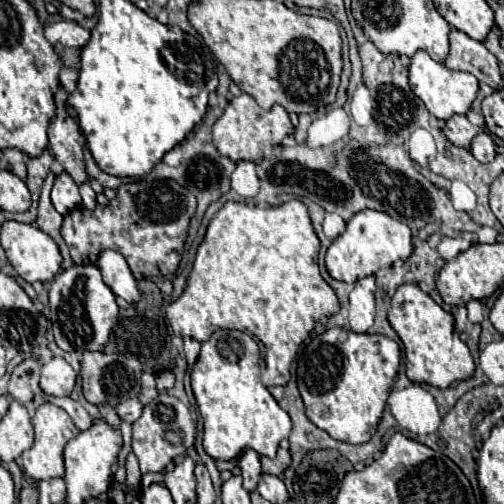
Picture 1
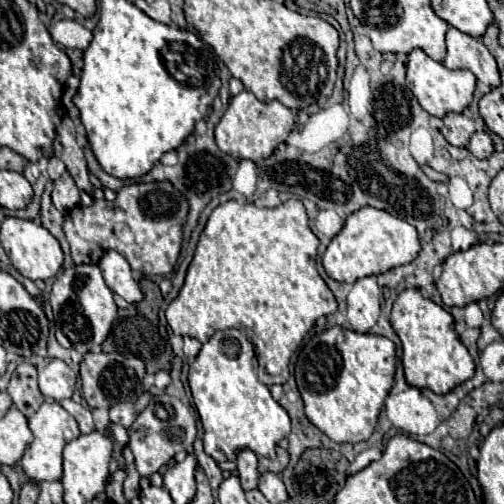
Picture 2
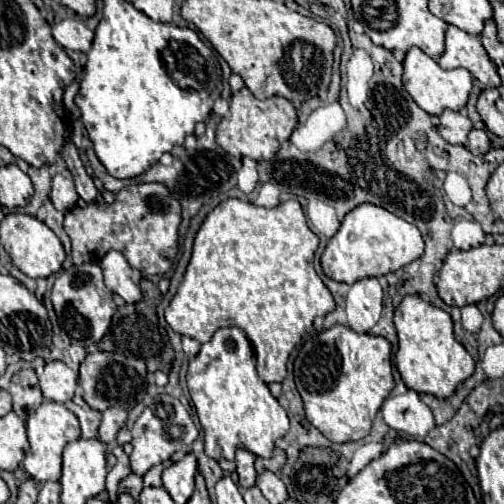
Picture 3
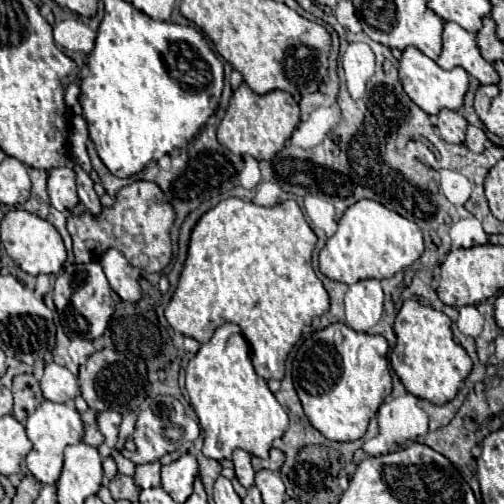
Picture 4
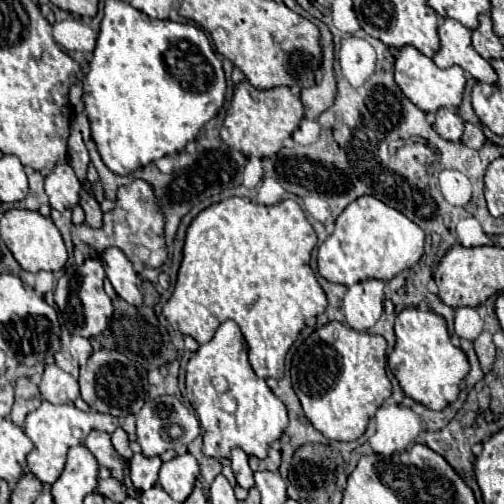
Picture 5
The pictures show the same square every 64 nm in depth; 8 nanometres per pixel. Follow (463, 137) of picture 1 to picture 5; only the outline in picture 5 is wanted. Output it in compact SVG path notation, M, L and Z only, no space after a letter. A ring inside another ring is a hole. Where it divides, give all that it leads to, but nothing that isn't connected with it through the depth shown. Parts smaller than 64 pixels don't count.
M440 108L440 110L436 112L434 130L436 130L444 140L458 142L458 140L462 138L462 132L464 132L464 120L456 114L456 110Z

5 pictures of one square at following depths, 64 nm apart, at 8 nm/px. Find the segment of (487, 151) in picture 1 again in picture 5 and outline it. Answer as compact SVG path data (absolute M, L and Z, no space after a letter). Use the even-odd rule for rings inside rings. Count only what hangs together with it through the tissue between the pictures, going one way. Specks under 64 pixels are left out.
M466 122L466 128L464 128L464 136L462 136L462 142L472 148L472 150L480 150L486 142L486 136L482 134L482 130L470 122Z

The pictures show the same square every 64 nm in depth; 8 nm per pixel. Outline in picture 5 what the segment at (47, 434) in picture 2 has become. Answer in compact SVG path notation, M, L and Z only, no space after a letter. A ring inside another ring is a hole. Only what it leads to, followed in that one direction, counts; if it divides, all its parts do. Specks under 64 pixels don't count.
M42 400L40 408L30 412L26 416L26 424L24 424L24 432L34 442L34 448L26 458L28 468L42 484L54 484L64 470L66 452L70 446L82 444L90 430L116 430L116 428L118 428L118 418L112 414L82 412L74 404L56 406L56 404L50 404L48 400Z

